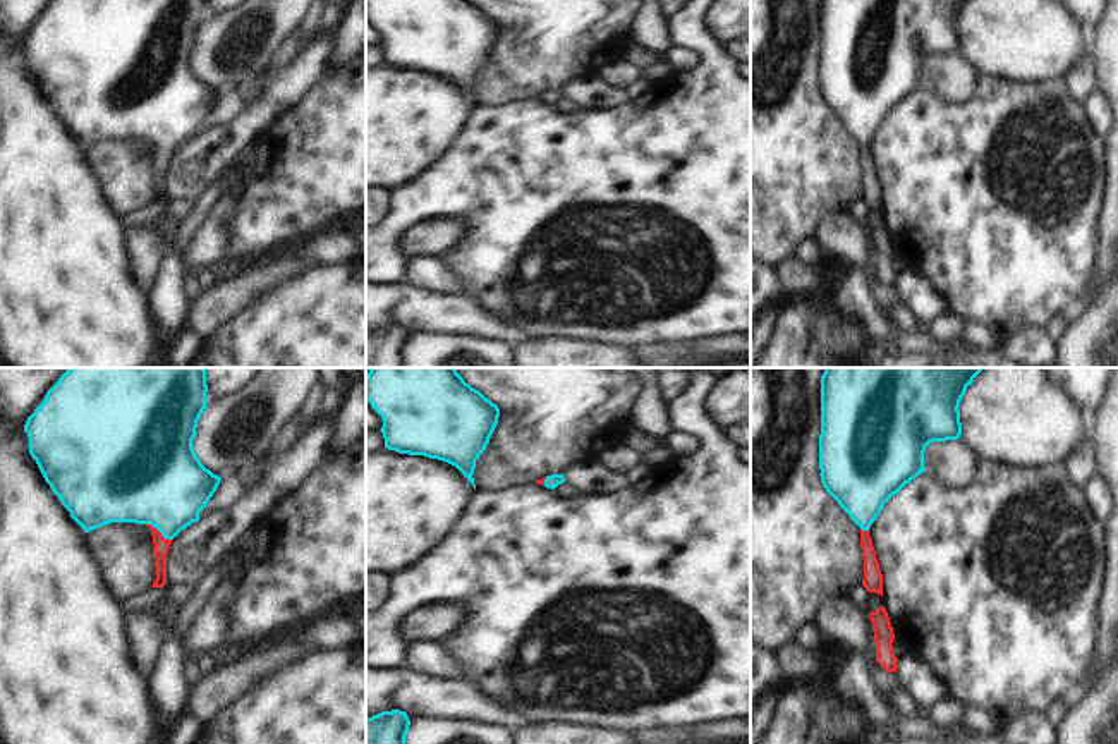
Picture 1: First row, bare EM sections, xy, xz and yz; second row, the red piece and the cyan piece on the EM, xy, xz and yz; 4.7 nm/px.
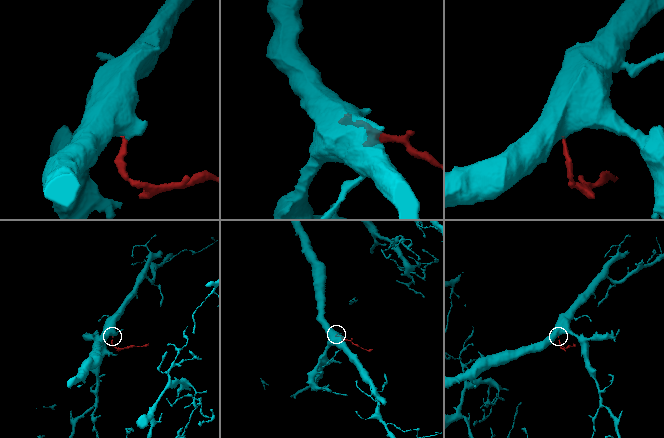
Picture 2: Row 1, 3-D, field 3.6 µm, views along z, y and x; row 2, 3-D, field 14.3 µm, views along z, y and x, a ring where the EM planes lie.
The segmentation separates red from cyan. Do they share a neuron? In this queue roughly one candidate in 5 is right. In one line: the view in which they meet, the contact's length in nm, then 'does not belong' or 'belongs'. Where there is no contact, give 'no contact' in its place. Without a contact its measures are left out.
meets red in xy; contact 150 nm long; belongs

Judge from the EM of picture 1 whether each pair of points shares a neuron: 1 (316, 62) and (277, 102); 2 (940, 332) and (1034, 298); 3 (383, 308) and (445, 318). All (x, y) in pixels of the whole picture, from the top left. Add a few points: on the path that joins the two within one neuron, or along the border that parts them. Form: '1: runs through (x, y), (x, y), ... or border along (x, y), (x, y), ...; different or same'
1: runs through (306, 73), (287, 91); same
2: border along (950, 308), (967, 322); different
3: runs through (399, 308), (430, 311); same

